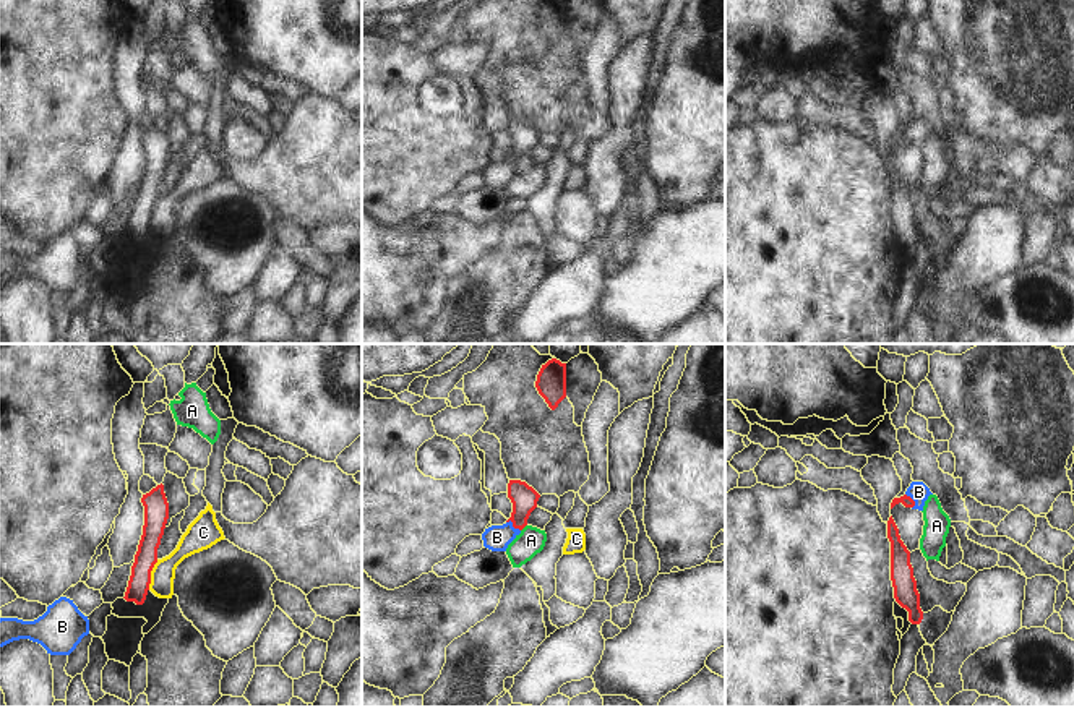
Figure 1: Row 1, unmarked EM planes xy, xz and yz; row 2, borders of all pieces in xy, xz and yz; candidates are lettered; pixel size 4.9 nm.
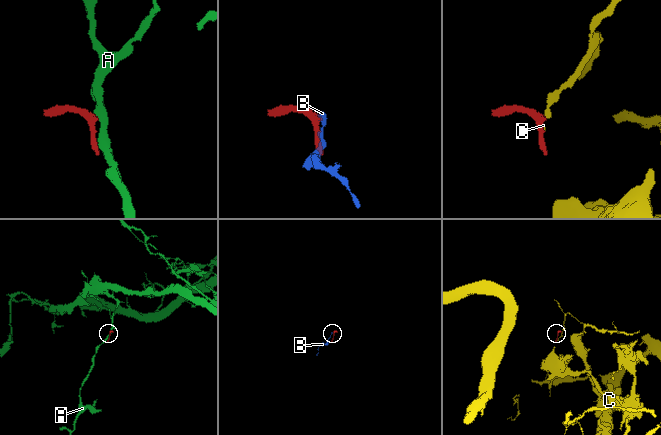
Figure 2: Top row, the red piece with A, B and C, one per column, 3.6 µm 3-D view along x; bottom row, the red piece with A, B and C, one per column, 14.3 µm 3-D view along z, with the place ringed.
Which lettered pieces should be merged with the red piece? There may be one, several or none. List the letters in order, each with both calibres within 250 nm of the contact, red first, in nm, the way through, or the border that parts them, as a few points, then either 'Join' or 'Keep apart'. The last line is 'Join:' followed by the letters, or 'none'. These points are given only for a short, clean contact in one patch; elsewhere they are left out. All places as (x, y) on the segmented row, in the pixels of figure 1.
A: Thickness 130 nm (red) against 140 nm. Boundary: xz (526, 524), (521, 531). Keep apart
B: Thickness 130 nm (red) against 130 nm. Path across: xz (524, 498), (519, 518), (513, 526), (497, 537). Join
C: Thickness 110 nm (red) against 120 nm. Boundary: xy (158, 560), (151, 571), (148, 589). Keep apart
Join: B.

